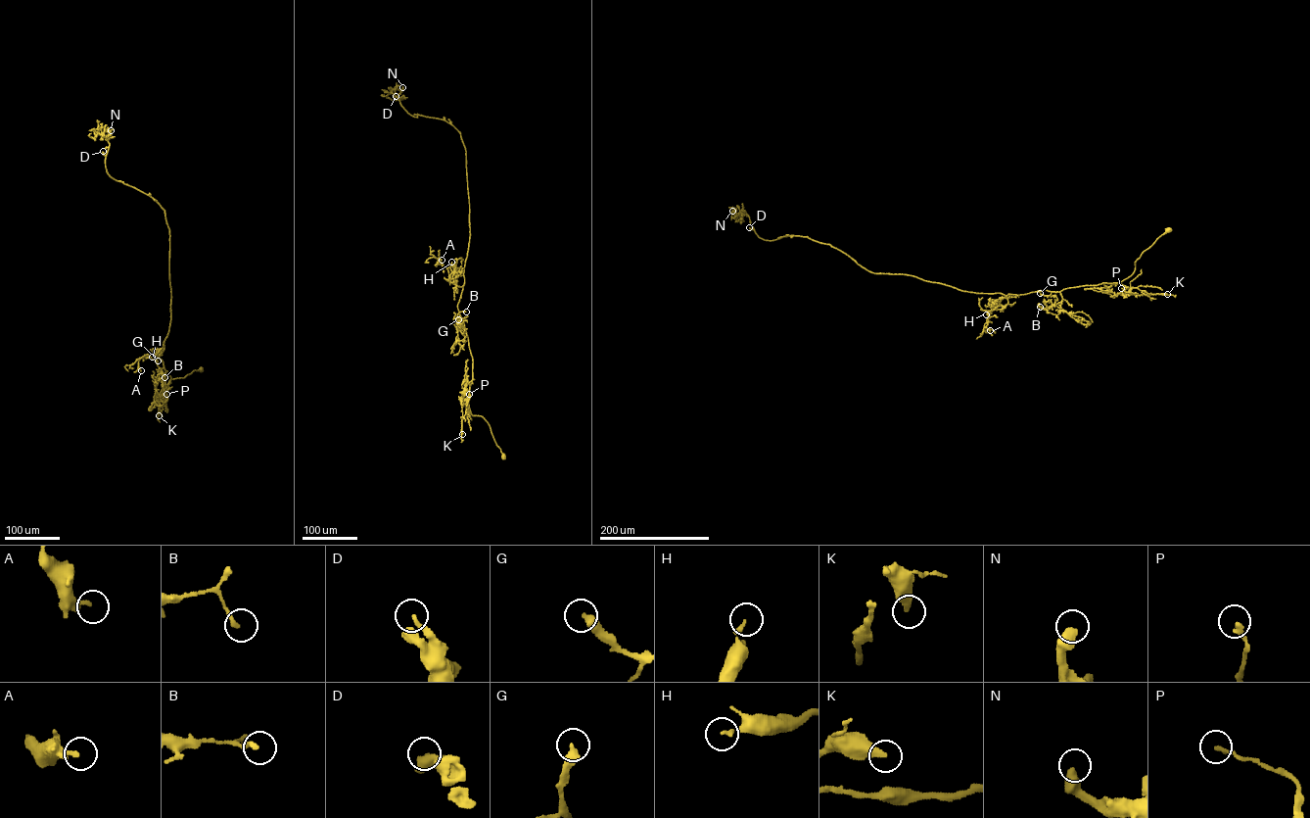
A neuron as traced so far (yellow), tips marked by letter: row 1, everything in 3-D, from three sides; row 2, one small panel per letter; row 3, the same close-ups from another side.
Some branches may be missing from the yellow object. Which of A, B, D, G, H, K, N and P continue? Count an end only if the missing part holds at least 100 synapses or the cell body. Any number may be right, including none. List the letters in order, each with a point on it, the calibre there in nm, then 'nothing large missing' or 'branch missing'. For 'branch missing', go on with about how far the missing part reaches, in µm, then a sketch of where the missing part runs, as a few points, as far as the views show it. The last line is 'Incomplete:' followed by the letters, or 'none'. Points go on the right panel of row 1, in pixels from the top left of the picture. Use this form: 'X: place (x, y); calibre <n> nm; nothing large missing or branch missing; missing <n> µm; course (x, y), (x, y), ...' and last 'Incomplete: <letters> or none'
A: place (990, 330); calibre 240 nm; nothing large missing
B: place (1040, 307); calibre 190 nm; nothing large missing
D: place (749, 227); calibre 220 nm; nothing large missing
G: place (1040, 293); calibre 400 nm; nothing large missing
H: place (986, 314); calibre 170 nm; nothing large missing
K: place (1167, 294); calibre 400 nm; nothing large missing
N: place (732, 211); calibre 480 nm; nothing large missing
P: place (1121, 288); calibre 180 nm; nothing large missing
Incomplete: none

